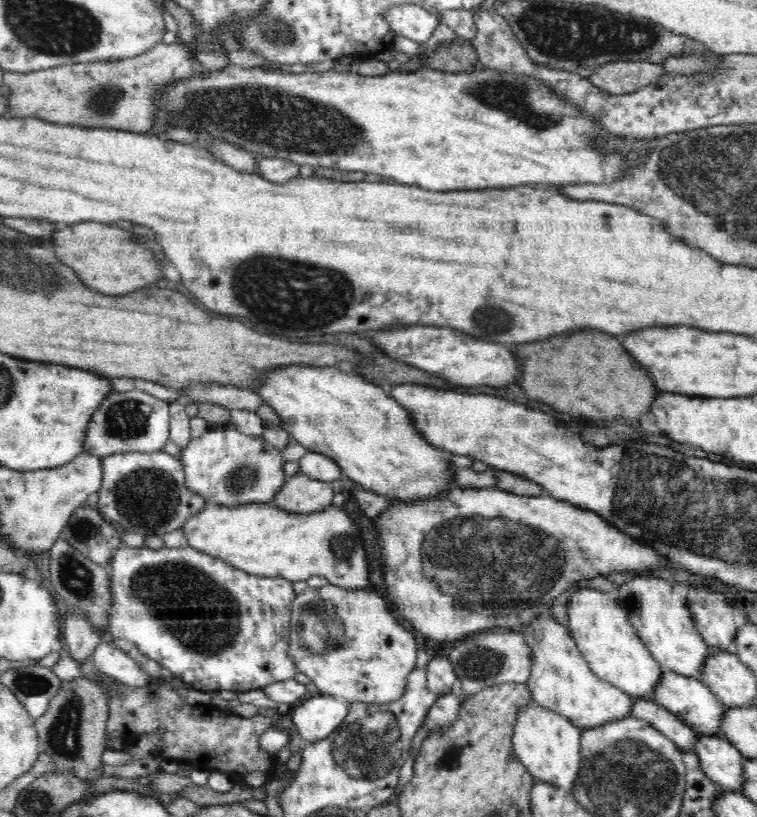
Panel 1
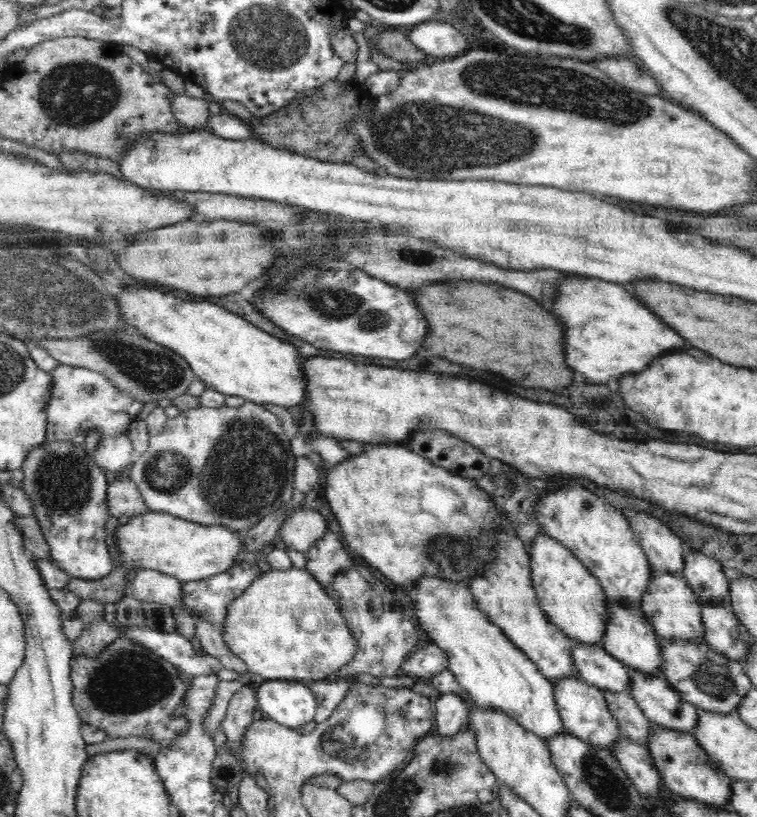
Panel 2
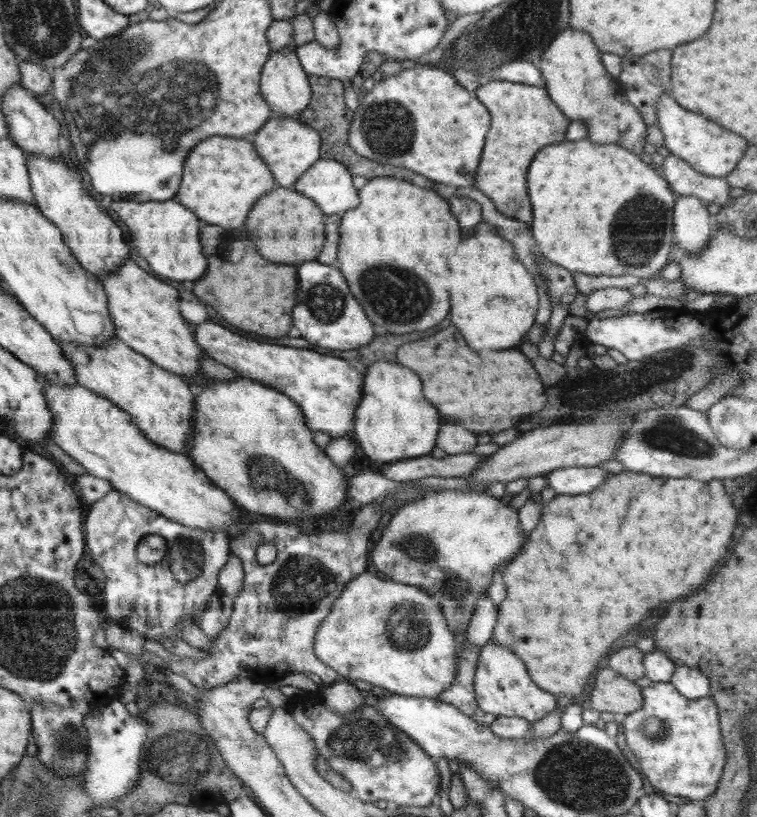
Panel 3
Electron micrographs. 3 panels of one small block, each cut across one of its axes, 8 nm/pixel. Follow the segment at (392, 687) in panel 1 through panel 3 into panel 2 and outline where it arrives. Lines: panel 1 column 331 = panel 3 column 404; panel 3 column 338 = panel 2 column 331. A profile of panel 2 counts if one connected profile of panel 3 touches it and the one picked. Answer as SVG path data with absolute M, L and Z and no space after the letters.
M306 568L262 572L228 606L222 636L230 651L242 658L259 681L324 681L358 652L358 641L338 601L326 593Z

